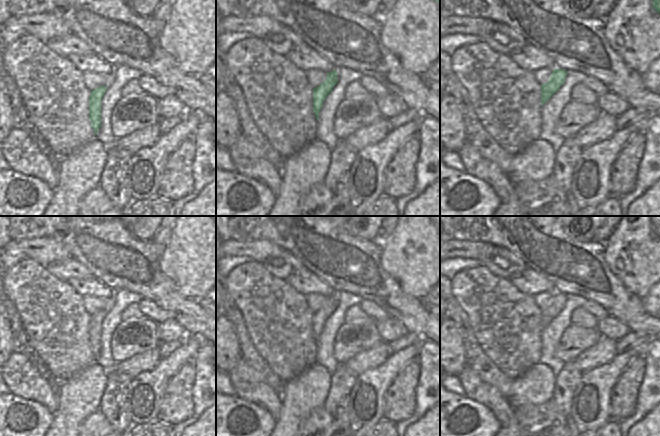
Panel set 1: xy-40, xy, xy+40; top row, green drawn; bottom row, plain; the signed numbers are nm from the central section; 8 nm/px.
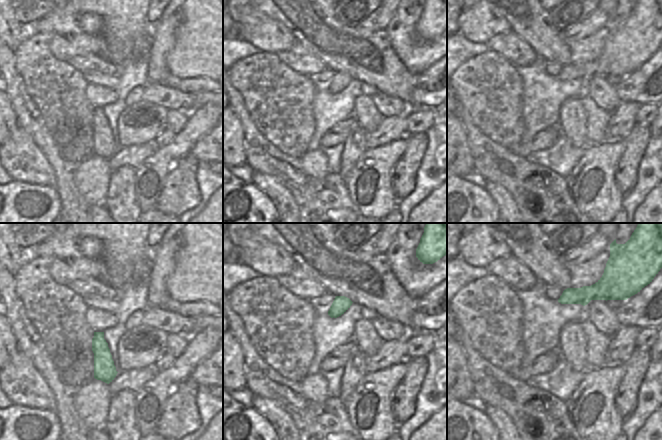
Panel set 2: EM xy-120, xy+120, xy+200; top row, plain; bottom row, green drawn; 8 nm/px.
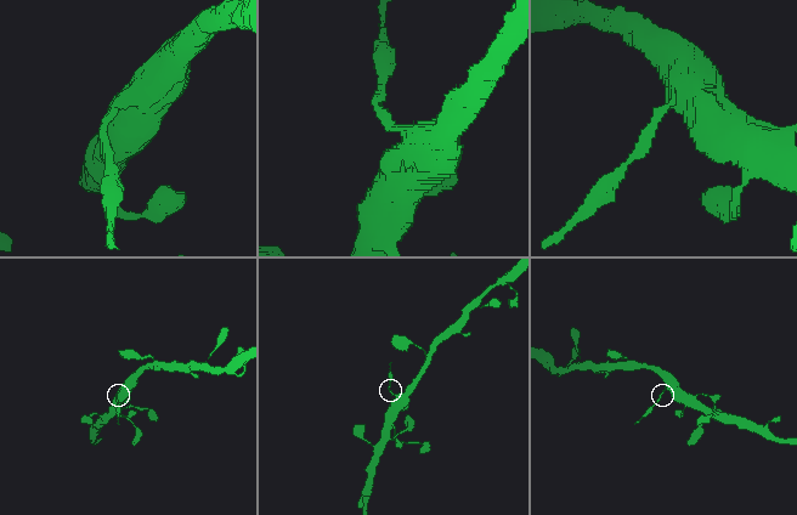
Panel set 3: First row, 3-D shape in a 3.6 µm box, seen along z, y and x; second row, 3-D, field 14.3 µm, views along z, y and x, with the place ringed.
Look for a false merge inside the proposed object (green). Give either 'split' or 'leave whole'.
split

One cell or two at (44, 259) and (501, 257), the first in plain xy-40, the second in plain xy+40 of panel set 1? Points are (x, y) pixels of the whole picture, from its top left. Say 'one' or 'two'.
two

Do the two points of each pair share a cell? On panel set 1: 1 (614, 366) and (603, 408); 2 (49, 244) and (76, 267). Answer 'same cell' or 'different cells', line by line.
1: same cell
2: different cells

